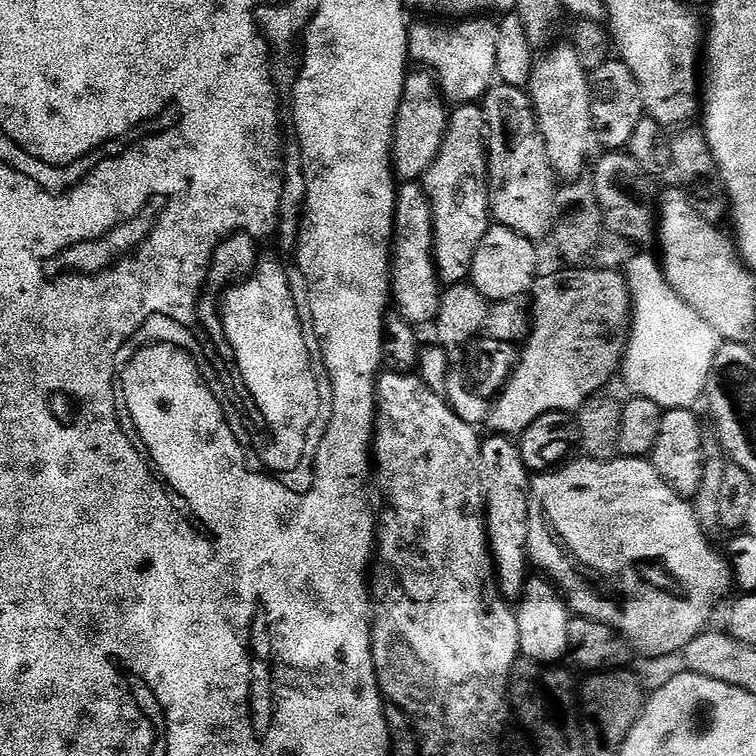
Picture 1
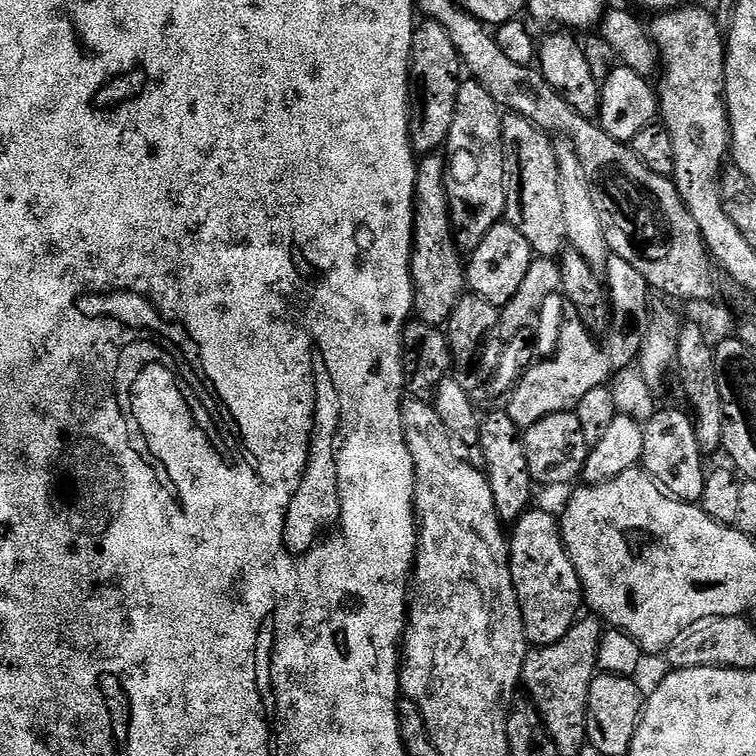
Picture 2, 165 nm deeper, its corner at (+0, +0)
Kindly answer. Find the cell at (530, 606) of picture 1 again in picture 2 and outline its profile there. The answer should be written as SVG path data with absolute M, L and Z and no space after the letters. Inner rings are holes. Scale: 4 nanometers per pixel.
M535 510L523 512L520 519L515 521L510 528L508 565L529 645L543 646L561 640L578 619L576 611L582 608L582 593L580 579L574 570L574 562L568 556L564 545L564 535L560 533L559 519L555 515L552 517L548 512L535 512Z

